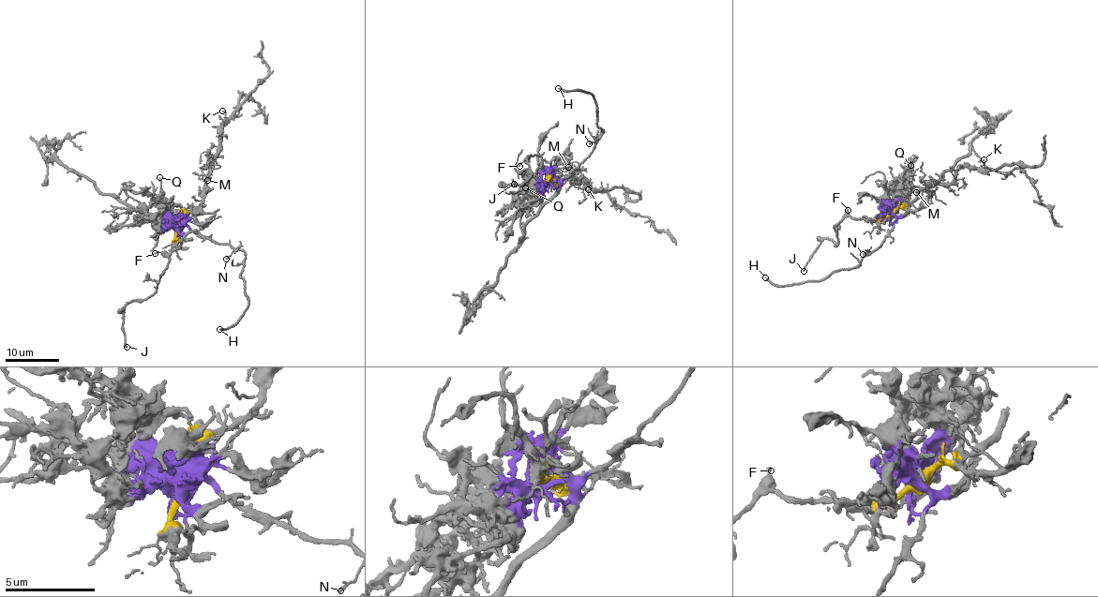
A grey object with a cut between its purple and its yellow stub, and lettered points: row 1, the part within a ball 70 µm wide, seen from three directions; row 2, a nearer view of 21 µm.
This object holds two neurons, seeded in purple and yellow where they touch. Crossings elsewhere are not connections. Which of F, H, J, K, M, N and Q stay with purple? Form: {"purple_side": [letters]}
{"purple_side": ["H", "N", "Q"]}

